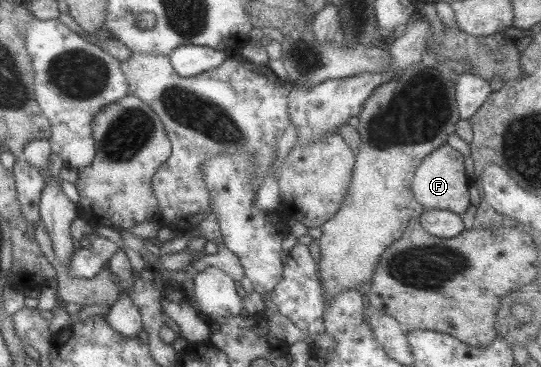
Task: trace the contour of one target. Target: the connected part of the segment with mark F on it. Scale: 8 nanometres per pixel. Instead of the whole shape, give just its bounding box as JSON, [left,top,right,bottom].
[411,143,471,215]

